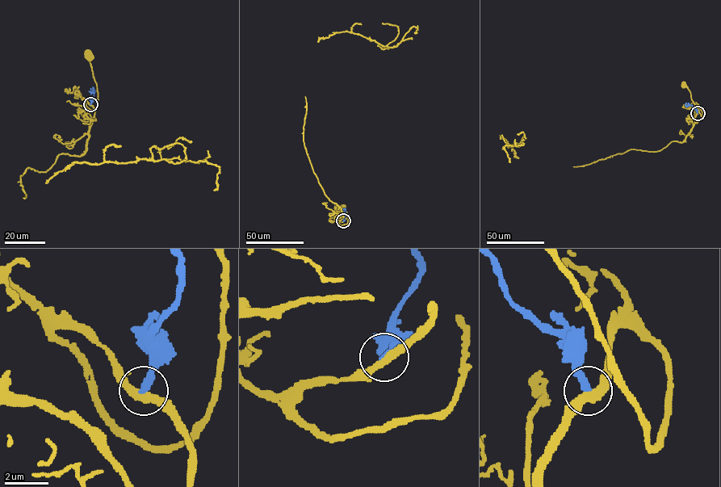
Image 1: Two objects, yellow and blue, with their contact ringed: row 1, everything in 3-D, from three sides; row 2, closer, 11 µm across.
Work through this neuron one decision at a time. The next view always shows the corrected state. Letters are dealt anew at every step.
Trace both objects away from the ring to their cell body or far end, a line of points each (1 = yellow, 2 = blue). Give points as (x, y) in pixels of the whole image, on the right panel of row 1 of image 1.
1: (697, 113), (699, 110), (702, 111), (701, 115), (690, 91), (683, 84)
2: (697, 113), (692, 105), (686, 106), (686, 103)

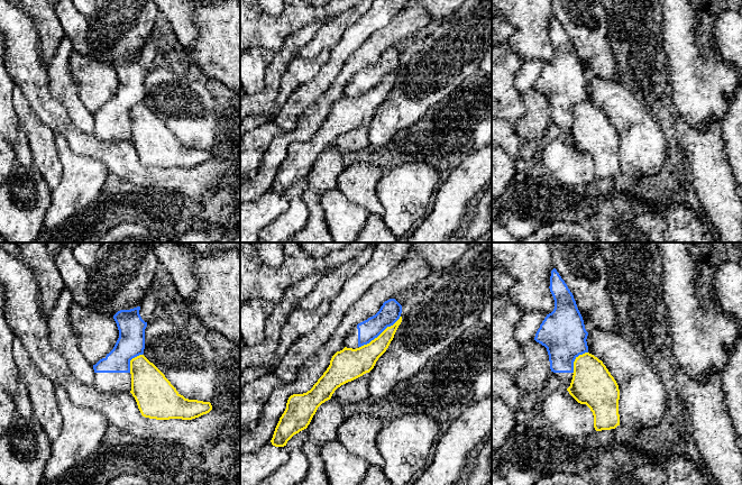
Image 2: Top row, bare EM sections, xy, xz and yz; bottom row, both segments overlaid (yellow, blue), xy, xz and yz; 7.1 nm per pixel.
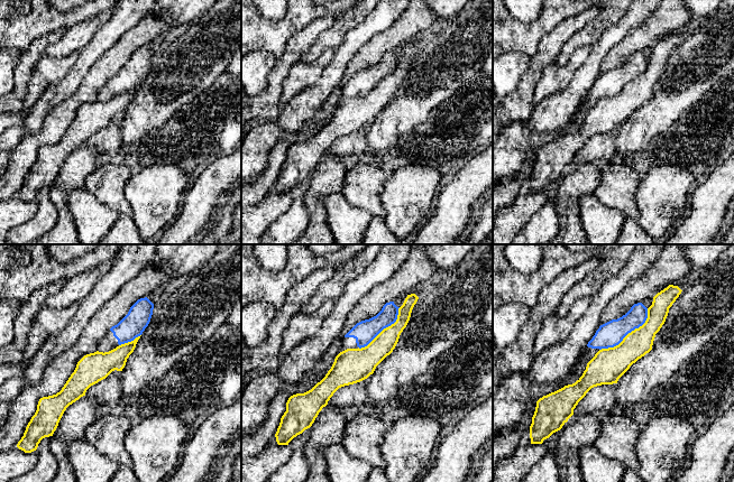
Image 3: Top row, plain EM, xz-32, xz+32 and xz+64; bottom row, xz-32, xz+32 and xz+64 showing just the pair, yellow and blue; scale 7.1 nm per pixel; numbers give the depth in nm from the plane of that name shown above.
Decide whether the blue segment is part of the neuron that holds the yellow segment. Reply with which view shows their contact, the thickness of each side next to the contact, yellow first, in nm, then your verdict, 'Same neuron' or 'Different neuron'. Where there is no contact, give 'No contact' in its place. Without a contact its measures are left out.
Touches yellow in xz. Thickness 190 nm (yellow) against 160 nm. Different neuron

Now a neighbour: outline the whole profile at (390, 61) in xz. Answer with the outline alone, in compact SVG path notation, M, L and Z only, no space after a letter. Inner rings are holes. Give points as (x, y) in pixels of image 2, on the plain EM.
M395 47L385 49L375 64L357 73L345 88L345 95L356 98L369 92L387 75L393 74L400 67L401 62L402 54Z

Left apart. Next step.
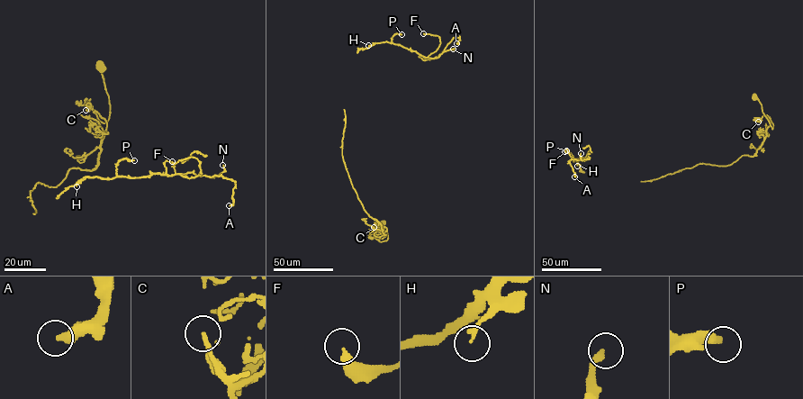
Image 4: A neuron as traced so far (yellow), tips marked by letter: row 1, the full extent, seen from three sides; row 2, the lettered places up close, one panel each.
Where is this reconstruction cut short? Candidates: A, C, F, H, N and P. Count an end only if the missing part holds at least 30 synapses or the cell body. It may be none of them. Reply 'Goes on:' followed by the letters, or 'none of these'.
Goes on: none of these

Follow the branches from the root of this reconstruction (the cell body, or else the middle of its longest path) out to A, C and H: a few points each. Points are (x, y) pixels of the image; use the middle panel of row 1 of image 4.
A: (383, 222), (380, 241), (342, 154), (357, 51), (389, 42), (437, 58), (456, 43)
C: (383, 222), (387, 240), (380, 241), (375, 238), (374, 227)
H: (383, 222), (388, 239), (380, 241), (386, 234), (364, 209), (342, 154), (344, 109), (357, 51), (368, 45)

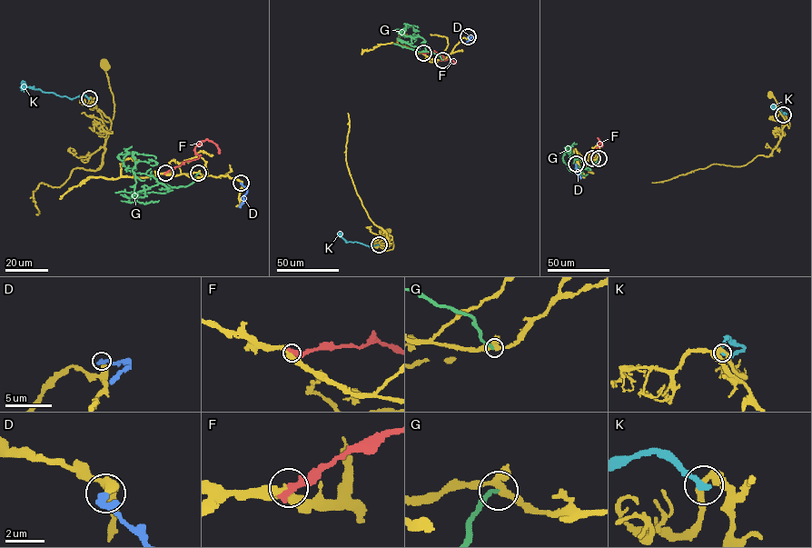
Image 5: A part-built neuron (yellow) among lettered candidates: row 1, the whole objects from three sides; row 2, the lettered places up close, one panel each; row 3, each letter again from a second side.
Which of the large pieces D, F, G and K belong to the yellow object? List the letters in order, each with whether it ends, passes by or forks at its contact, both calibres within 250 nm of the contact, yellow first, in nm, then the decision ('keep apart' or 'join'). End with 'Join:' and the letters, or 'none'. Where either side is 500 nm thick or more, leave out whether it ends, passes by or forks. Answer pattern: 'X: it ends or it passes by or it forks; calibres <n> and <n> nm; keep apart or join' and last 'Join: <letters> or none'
D: it ends; calibres 320 and 440 nm; keep apart
F: calibres 460 and 550 nm; keep apart
G: it ends; calibres 240 and 240 nm; keep apart
K: it ends; calibres 240 and 300 nm; keep apart
Join: none

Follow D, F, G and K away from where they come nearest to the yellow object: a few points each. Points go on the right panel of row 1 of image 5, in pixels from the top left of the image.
D: (576, 164), (580, 178)
F: (592, 158), (590, 151), (599, 145), (599, 138), (601, 146)
G: (599, 158), (593, 165), (583, 169), (576, 164), (570, 172), (562, 157), (565, 151), (569, 151), (568, 153)
K: (784, 114), (787, 114), (781, 109), (773, 106)

